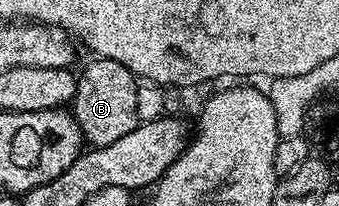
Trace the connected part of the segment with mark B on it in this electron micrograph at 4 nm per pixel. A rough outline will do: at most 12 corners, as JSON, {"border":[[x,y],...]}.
{"border":[[95,57],[78,70],[73,116],[103,149],[141,124],[139,81]]}

